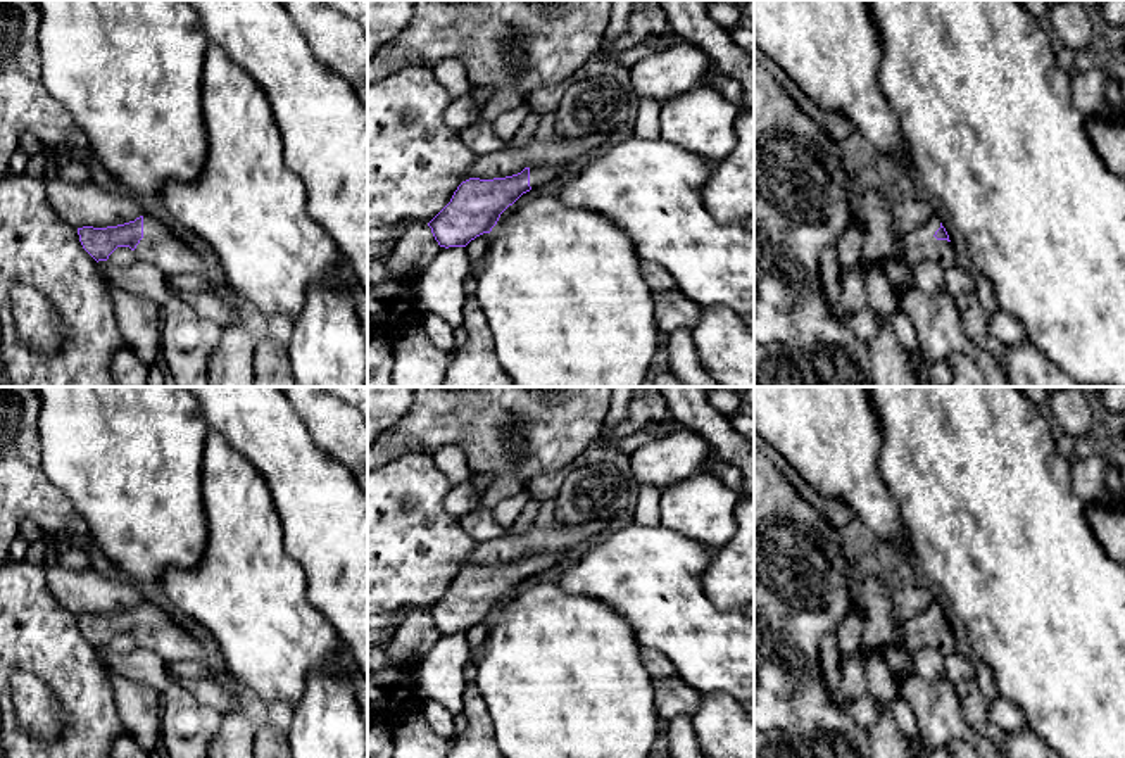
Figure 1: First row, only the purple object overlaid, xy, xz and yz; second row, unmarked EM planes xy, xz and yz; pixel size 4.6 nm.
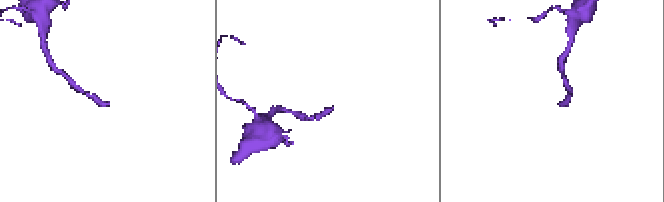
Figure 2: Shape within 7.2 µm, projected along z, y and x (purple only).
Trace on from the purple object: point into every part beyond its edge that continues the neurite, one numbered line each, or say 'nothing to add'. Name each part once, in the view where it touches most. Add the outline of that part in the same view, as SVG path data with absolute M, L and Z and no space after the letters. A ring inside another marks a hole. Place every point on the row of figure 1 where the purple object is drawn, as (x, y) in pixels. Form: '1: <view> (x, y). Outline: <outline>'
1: xy (161, 247). Outline: M143 216L143 238L135 249L136 259L157 266L169 275L202 275L205 261L185 242L181 242L159 219Z

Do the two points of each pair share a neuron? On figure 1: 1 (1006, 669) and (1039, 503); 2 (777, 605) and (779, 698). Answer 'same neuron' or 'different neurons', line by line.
1: same neuron
2: same neuron

